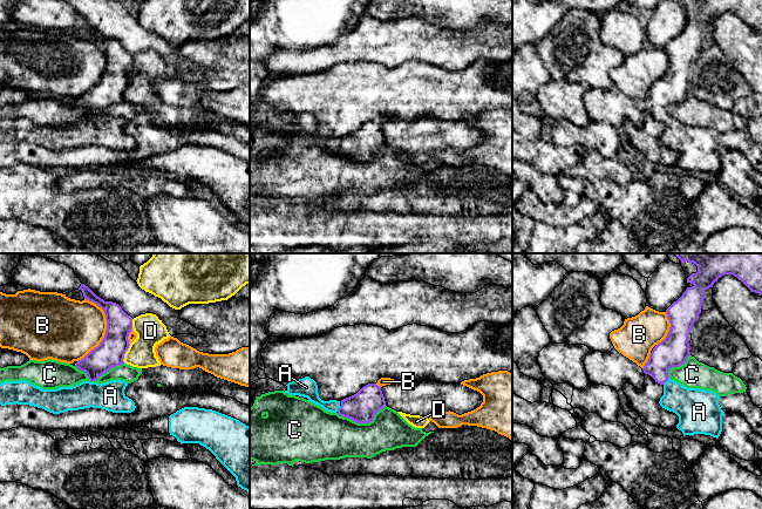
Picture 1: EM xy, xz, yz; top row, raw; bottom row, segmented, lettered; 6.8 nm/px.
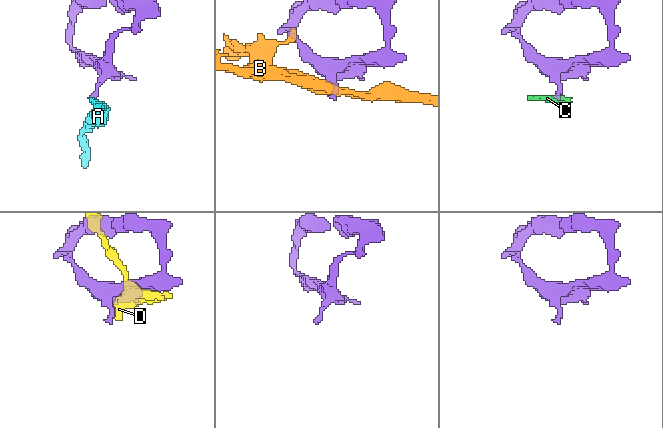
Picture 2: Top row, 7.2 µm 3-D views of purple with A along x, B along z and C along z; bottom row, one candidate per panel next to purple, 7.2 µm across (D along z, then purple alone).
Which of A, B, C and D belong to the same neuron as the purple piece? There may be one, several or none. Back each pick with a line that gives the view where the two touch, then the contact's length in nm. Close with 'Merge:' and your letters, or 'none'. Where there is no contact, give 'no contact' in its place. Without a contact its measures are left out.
A: contact in yz; length 60 nm
Merge: A

